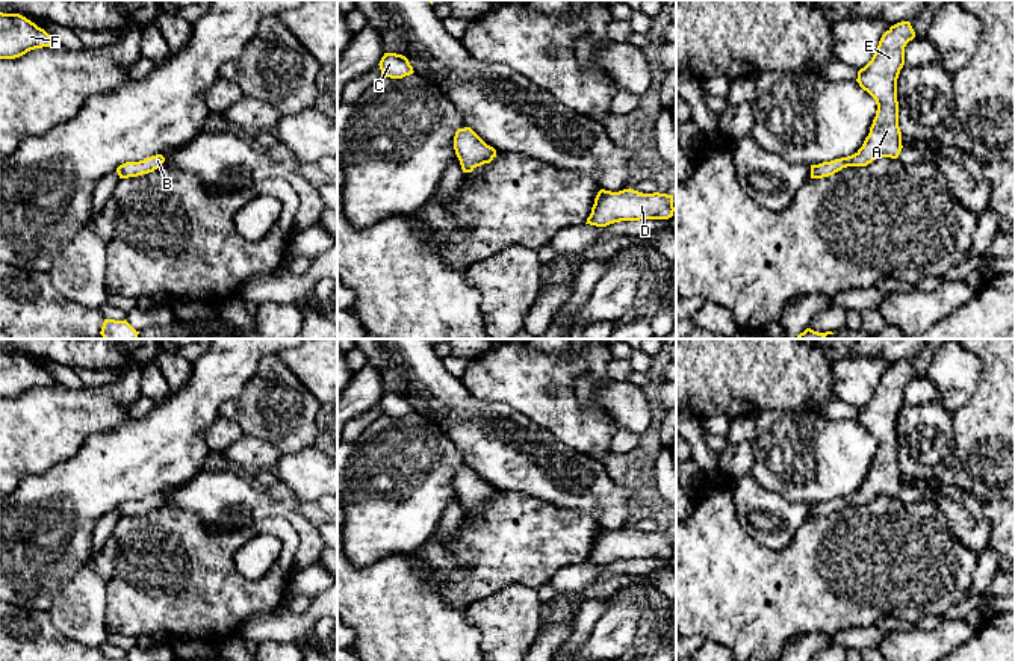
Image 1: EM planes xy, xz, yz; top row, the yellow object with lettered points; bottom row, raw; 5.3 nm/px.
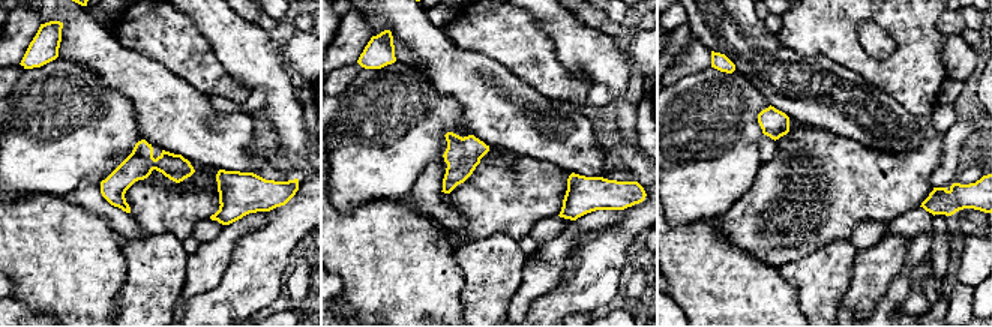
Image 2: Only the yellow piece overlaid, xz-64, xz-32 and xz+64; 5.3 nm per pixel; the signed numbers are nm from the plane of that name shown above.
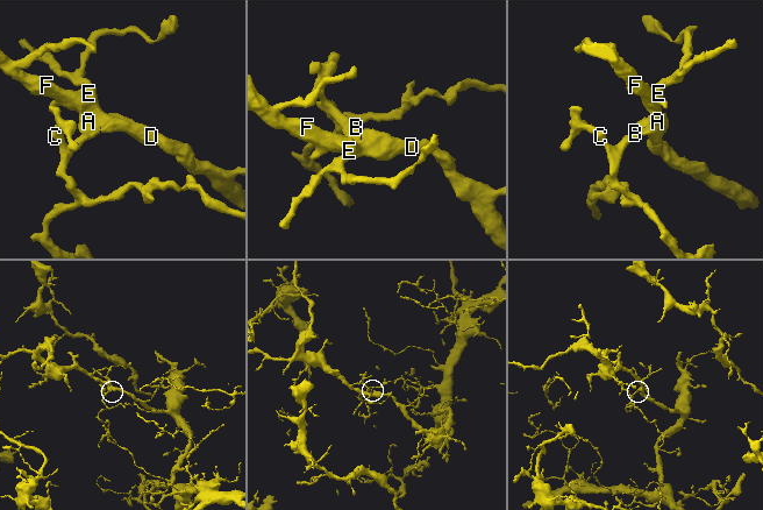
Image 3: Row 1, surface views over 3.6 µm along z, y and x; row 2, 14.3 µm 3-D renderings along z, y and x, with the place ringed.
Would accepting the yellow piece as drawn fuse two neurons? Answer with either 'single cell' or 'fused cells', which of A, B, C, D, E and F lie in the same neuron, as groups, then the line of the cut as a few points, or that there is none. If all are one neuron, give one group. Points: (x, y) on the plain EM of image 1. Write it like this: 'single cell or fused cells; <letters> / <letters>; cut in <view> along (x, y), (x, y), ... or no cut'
single cell; A B C D E F; no cut

